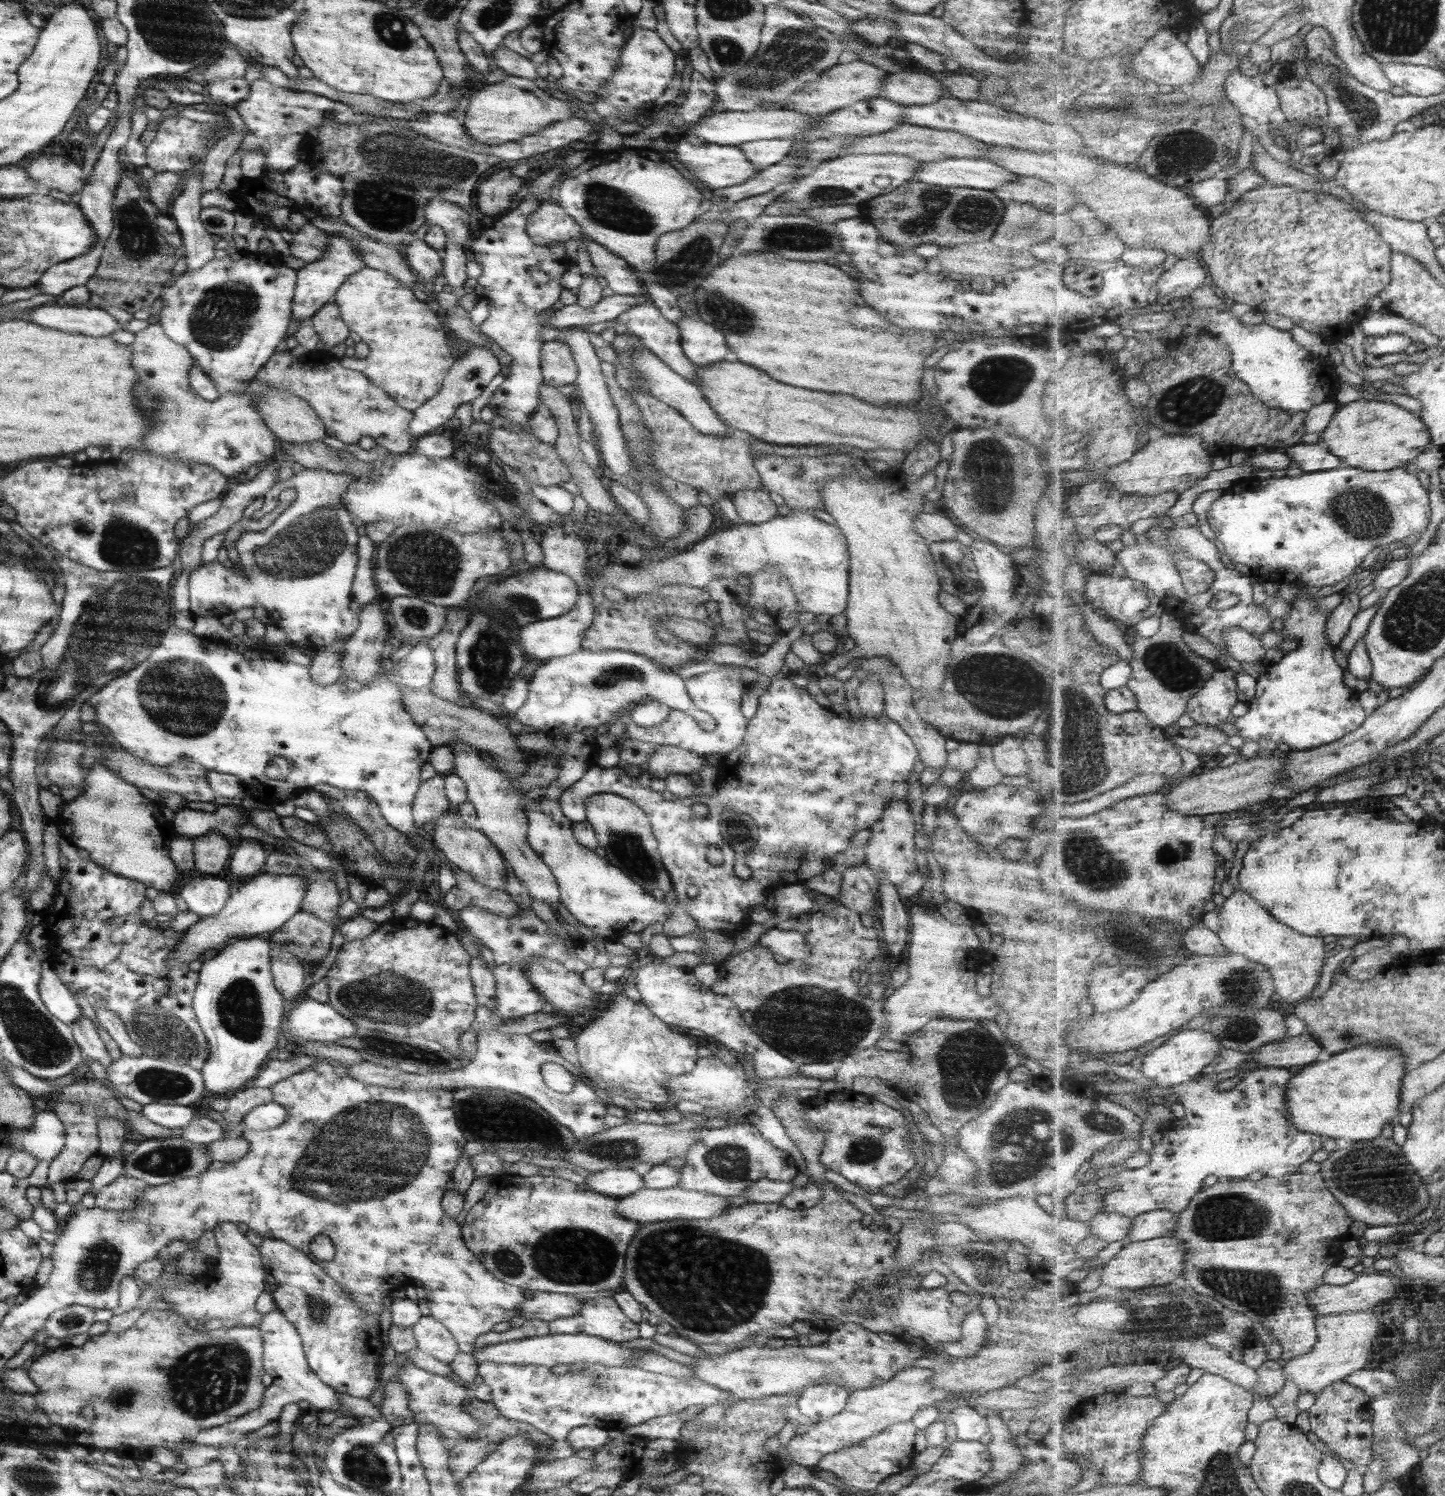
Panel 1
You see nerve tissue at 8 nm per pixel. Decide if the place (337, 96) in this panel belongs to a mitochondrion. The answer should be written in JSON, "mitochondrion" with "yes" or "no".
{"mitochondrion":"no"}

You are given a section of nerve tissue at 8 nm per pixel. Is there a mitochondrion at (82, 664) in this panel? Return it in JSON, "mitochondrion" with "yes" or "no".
{"mitochondrion":"yes"}

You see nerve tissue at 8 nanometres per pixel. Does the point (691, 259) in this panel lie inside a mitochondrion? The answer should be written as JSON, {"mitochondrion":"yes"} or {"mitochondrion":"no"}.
{"mitochondrion":"yes"}

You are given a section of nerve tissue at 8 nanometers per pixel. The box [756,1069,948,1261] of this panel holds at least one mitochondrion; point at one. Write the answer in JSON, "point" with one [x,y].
{"point":[867,1149]}

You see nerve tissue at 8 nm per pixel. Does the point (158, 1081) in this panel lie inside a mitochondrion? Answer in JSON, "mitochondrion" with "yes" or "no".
{"mitochondrion":"yes"}

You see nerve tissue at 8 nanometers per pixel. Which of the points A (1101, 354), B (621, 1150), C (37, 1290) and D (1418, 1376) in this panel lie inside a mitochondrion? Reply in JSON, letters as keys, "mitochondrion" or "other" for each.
{"A":"other","B":"mitochondrion","C":"other","D":"mitochondrion"}

